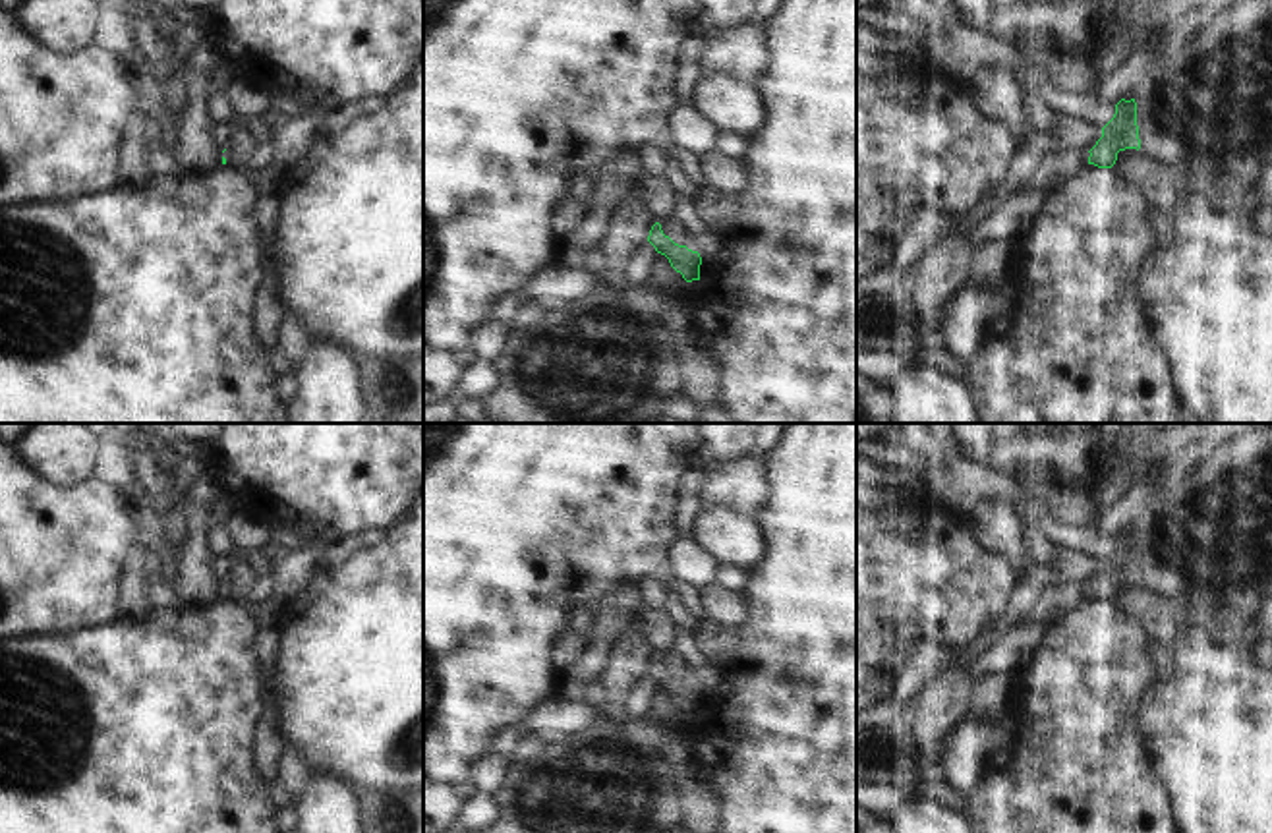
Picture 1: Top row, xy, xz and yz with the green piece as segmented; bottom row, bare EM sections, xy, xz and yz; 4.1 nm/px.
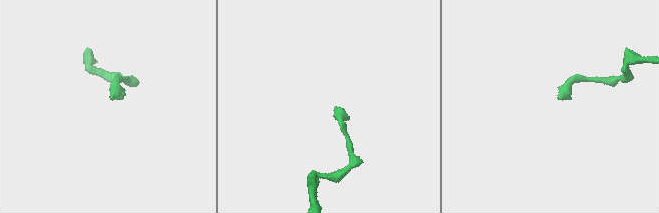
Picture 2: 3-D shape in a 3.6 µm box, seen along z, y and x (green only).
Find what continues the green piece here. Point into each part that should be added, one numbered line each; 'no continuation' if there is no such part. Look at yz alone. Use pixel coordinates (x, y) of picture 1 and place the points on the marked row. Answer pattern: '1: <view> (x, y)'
1: yz (1054, 169)

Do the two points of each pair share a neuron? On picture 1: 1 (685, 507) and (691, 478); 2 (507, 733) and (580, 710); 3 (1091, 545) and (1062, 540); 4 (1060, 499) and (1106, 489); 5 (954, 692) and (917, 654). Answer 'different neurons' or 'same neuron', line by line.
1: same neuron
2: same neuron
3: same neuron
4: different neurons
5: different neurons

